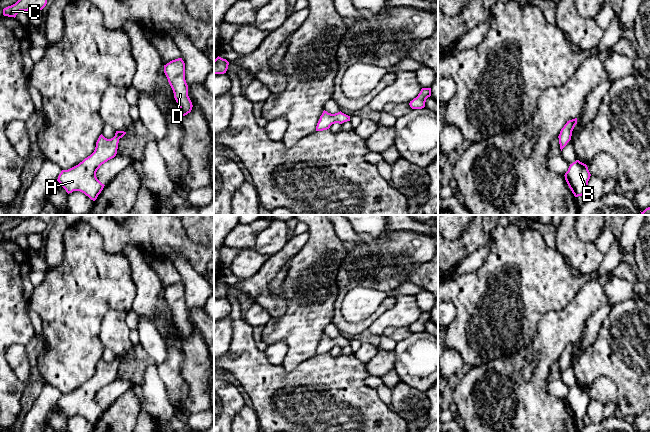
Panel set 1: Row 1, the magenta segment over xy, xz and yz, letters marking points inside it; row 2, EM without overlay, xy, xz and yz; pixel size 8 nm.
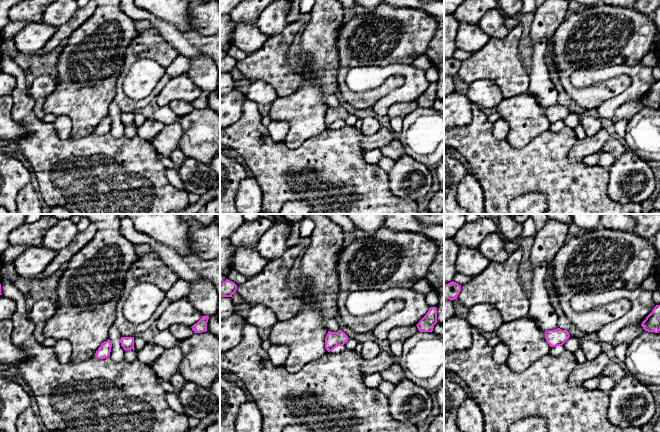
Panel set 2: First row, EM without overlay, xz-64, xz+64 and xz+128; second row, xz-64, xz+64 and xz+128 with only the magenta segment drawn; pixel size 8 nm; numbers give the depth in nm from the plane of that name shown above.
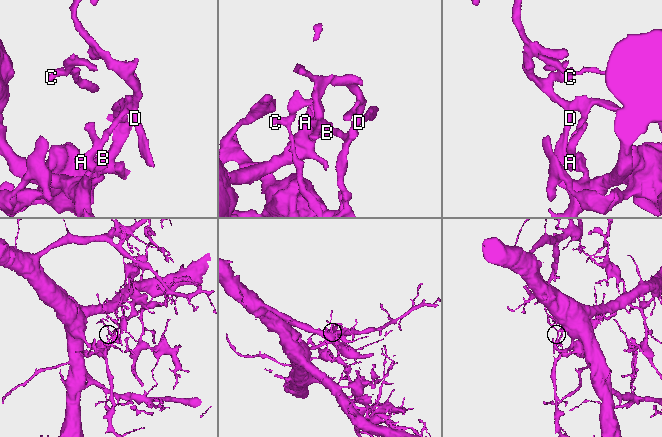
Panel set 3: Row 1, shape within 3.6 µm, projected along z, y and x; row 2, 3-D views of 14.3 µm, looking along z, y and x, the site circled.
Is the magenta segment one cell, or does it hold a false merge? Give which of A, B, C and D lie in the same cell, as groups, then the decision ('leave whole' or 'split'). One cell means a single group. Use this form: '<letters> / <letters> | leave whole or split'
A B / C D | split

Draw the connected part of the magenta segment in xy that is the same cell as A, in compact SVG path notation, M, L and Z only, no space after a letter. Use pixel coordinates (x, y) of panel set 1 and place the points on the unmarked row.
M101 358L94 376L78 389L62 394L57 405L68 418L80 415L95 425L105 410L97 403L96 396L102 388L116 380L118 367L119 363L115 360L107 363Z

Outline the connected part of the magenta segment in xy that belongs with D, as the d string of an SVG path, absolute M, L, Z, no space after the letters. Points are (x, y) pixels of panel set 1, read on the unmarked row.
M182 282L170 285L164 289L164 297L173 314L174 322L181 333L181 340L192 334L192 326L188 320L188 309L185 304L185 287Z

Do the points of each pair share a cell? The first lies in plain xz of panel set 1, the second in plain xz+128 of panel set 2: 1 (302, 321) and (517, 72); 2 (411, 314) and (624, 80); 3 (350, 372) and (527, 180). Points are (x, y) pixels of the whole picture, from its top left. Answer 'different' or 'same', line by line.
1: different
2: different
3: same

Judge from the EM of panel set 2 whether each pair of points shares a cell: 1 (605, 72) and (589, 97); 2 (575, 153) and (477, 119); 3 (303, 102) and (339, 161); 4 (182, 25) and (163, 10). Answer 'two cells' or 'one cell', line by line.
1: two cells
2: two cells
3: two cells
4: one cell

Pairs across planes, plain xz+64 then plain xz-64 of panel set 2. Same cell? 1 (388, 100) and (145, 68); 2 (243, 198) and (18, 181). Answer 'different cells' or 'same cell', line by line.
1: same cell
2: different cells

